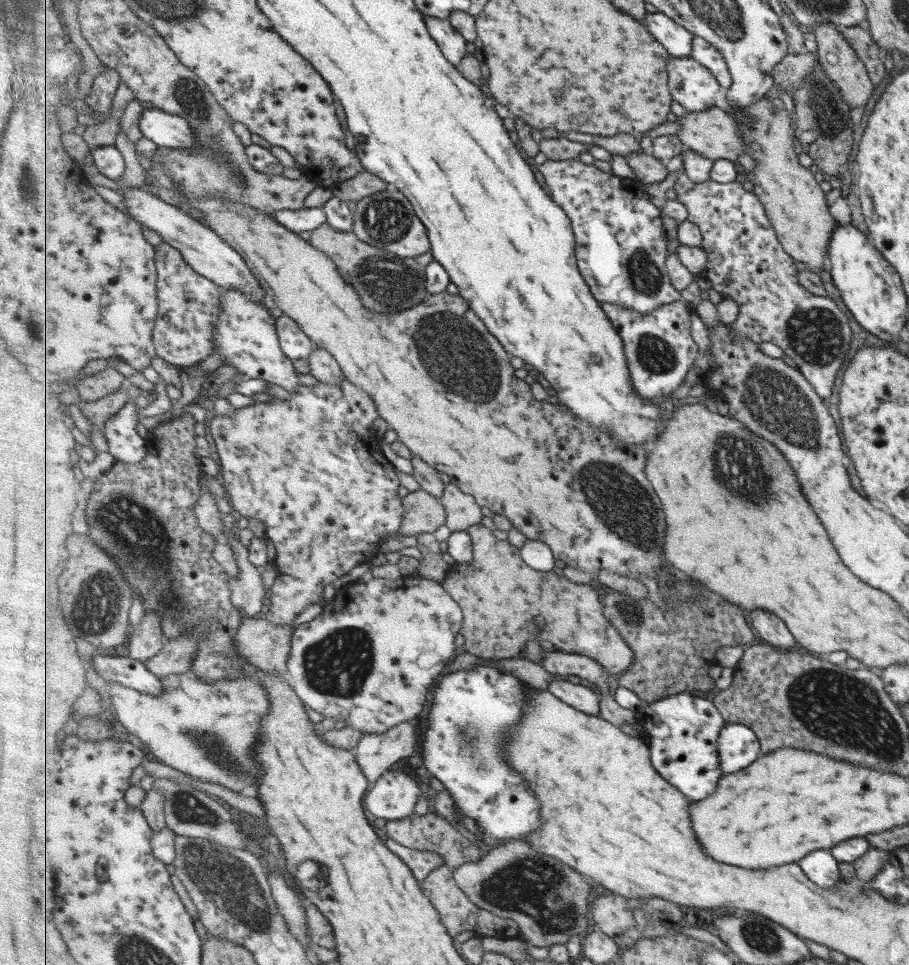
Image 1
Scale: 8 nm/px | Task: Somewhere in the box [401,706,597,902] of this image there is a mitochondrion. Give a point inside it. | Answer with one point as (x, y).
(471, 740)

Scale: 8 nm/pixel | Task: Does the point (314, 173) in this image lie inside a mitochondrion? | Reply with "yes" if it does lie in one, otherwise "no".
no

